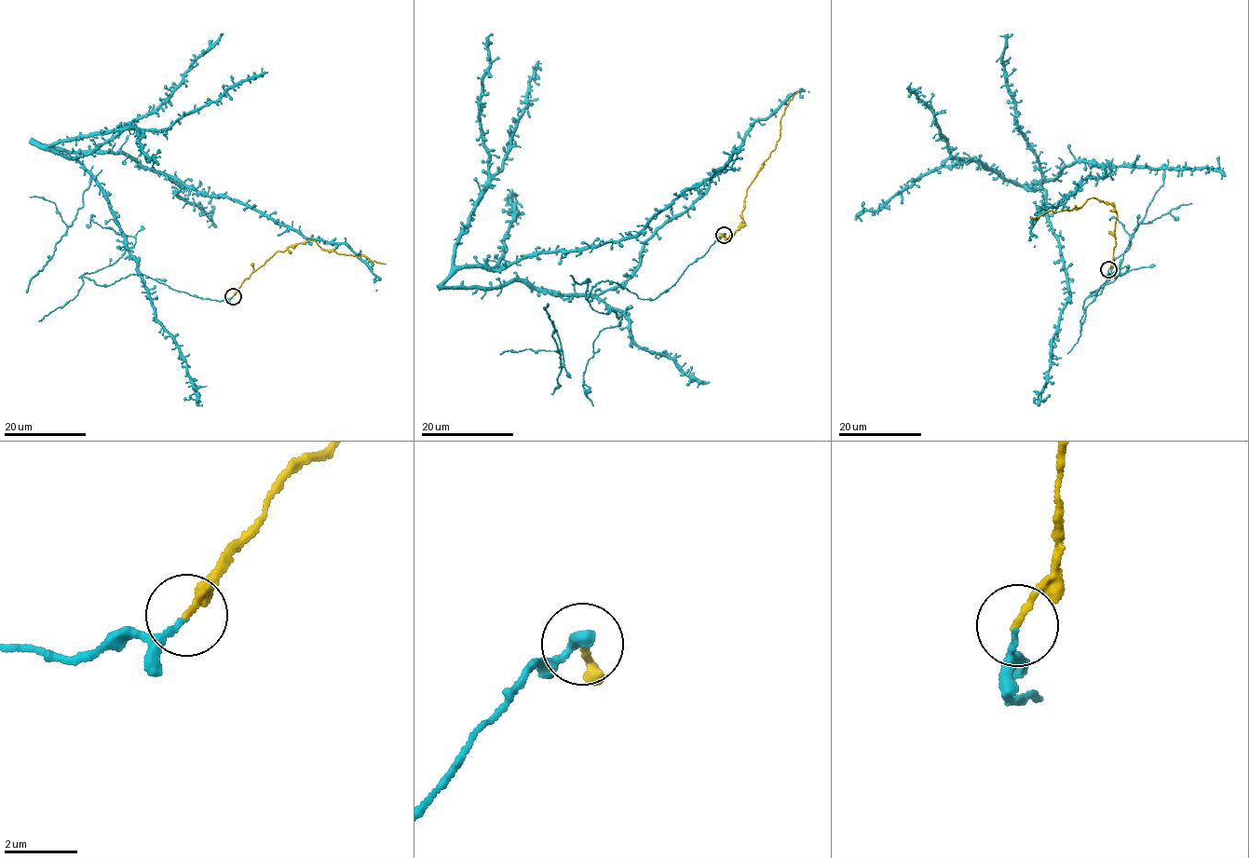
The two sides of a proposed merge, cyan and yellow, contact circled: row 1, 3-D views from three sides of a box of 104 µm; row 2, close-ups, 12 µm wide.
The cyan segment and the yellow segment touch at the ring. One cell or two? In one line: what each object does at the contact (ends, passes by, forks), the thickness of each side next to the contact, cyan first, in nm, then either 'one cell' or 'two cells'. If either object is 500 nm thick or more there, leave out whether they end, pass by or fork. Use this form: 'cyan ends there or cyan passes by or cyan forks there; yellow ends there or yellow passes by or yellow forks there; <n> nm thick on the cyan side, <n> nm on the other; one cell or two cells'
cyan ends there; yellow ends there; 150 nm thick on the cyan side, 140 nm on the other; one cell

